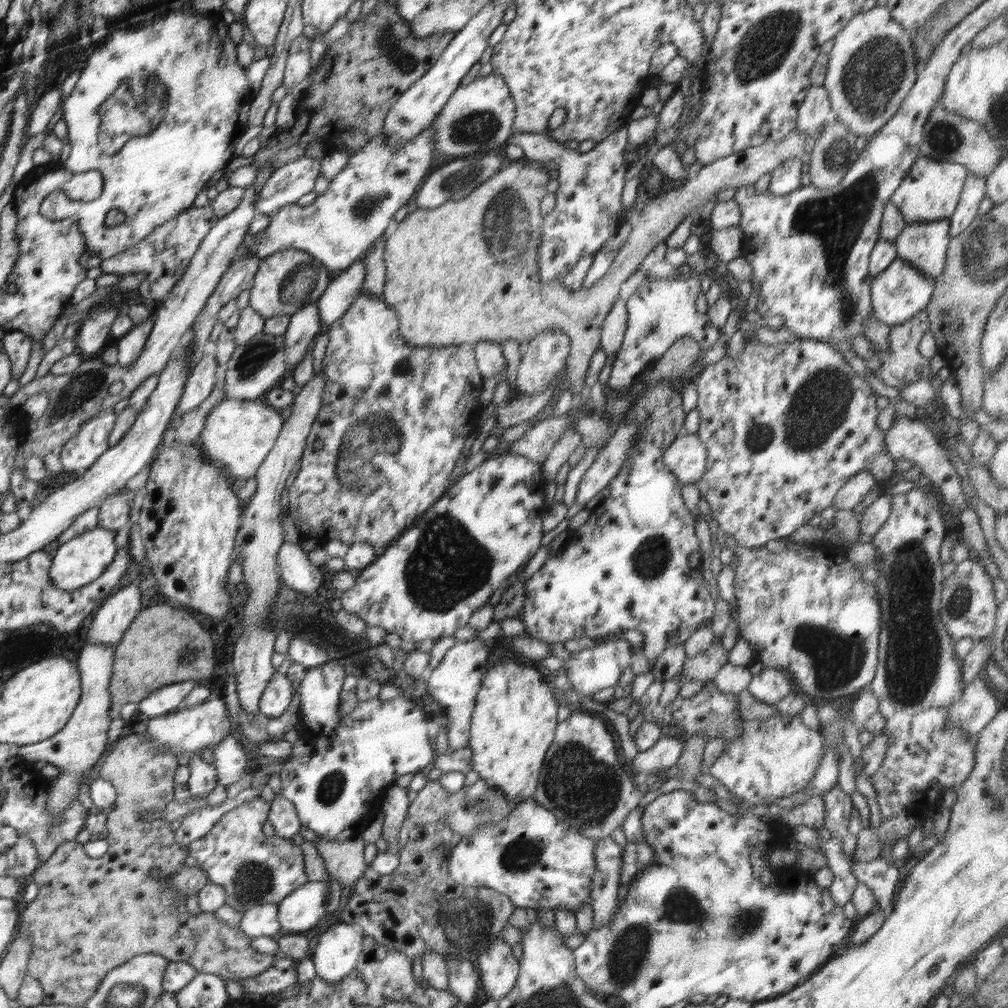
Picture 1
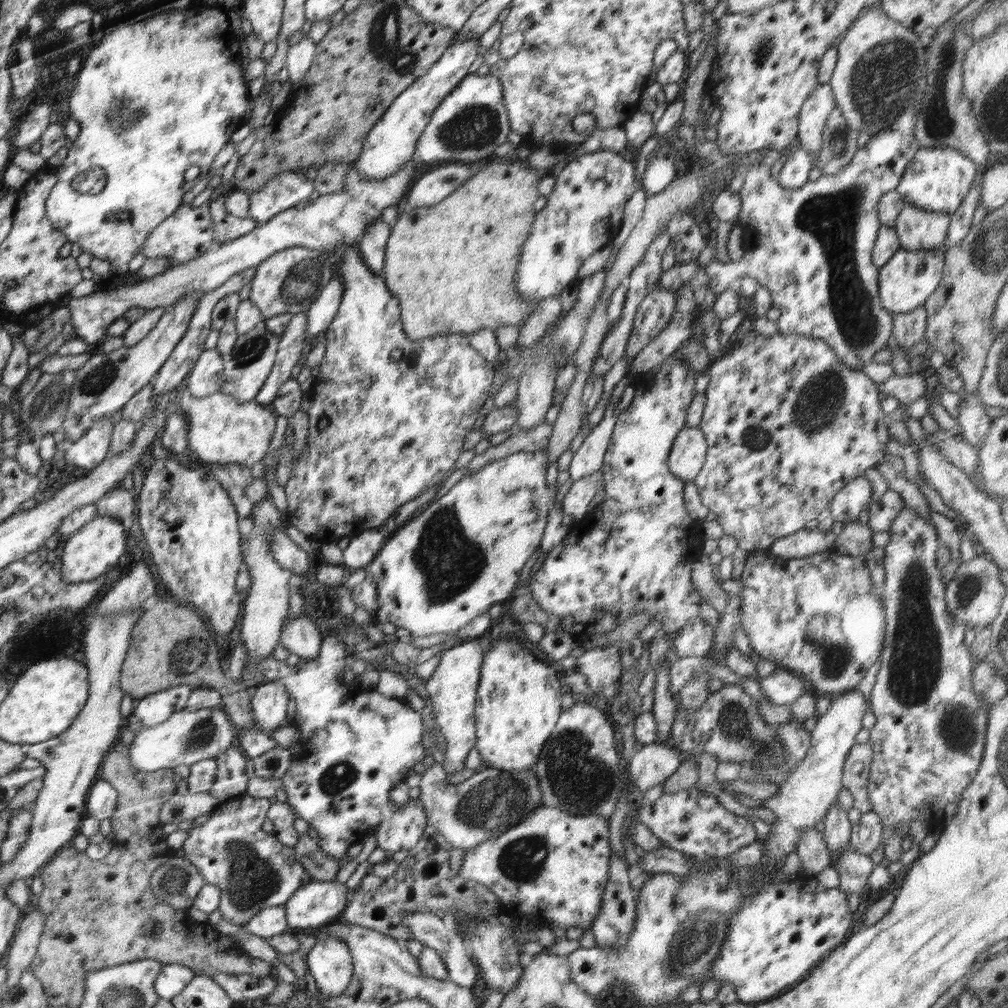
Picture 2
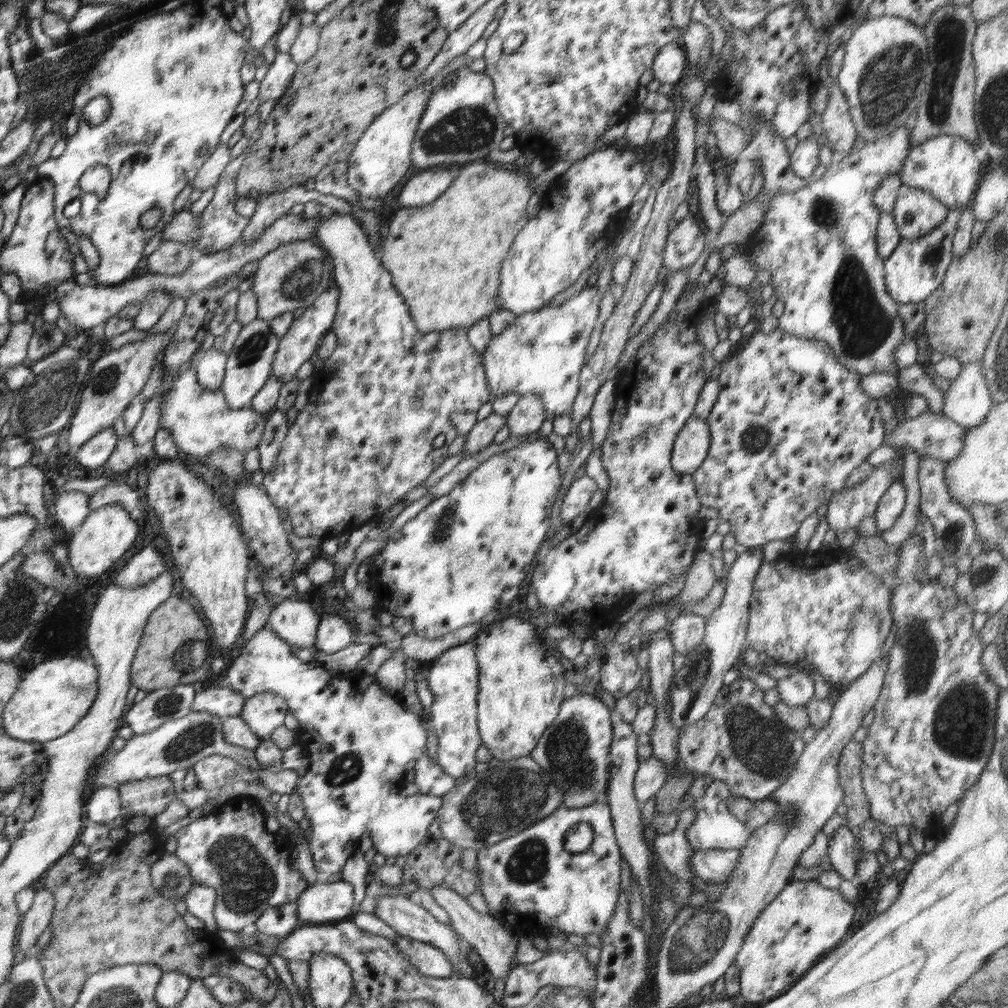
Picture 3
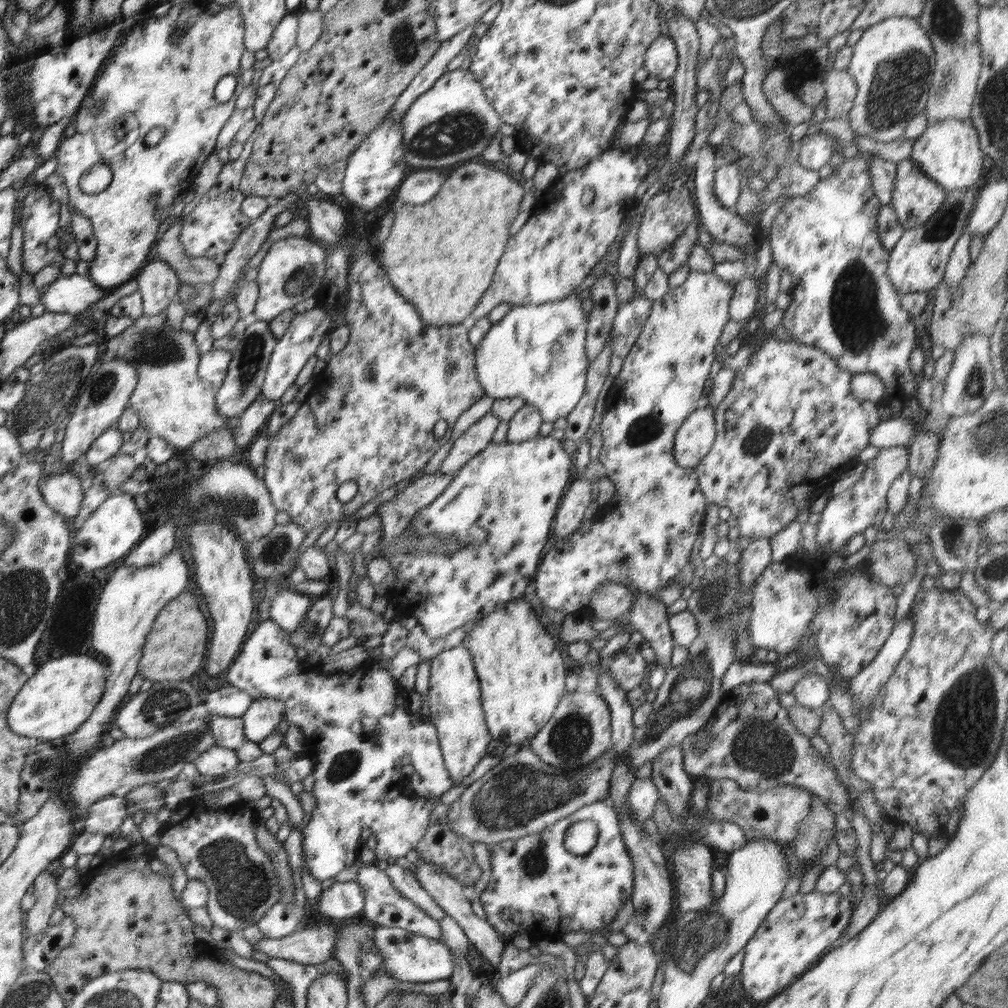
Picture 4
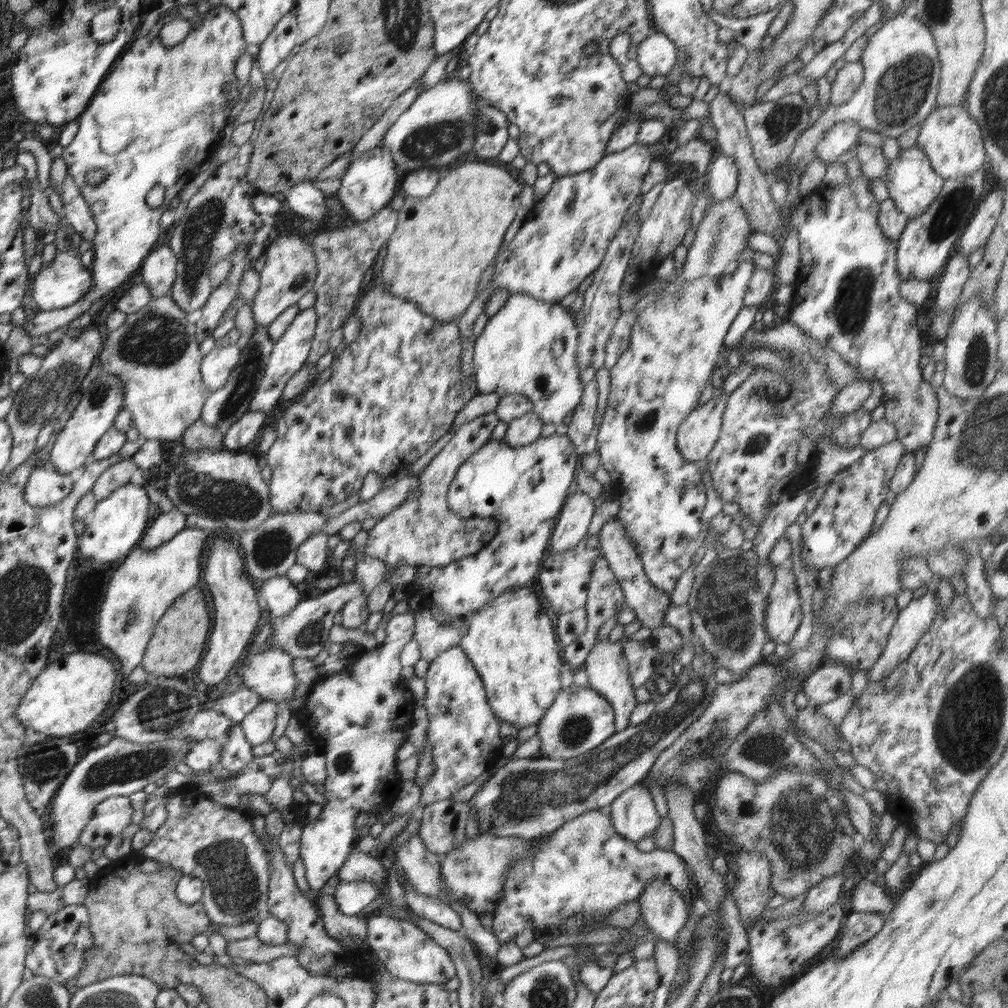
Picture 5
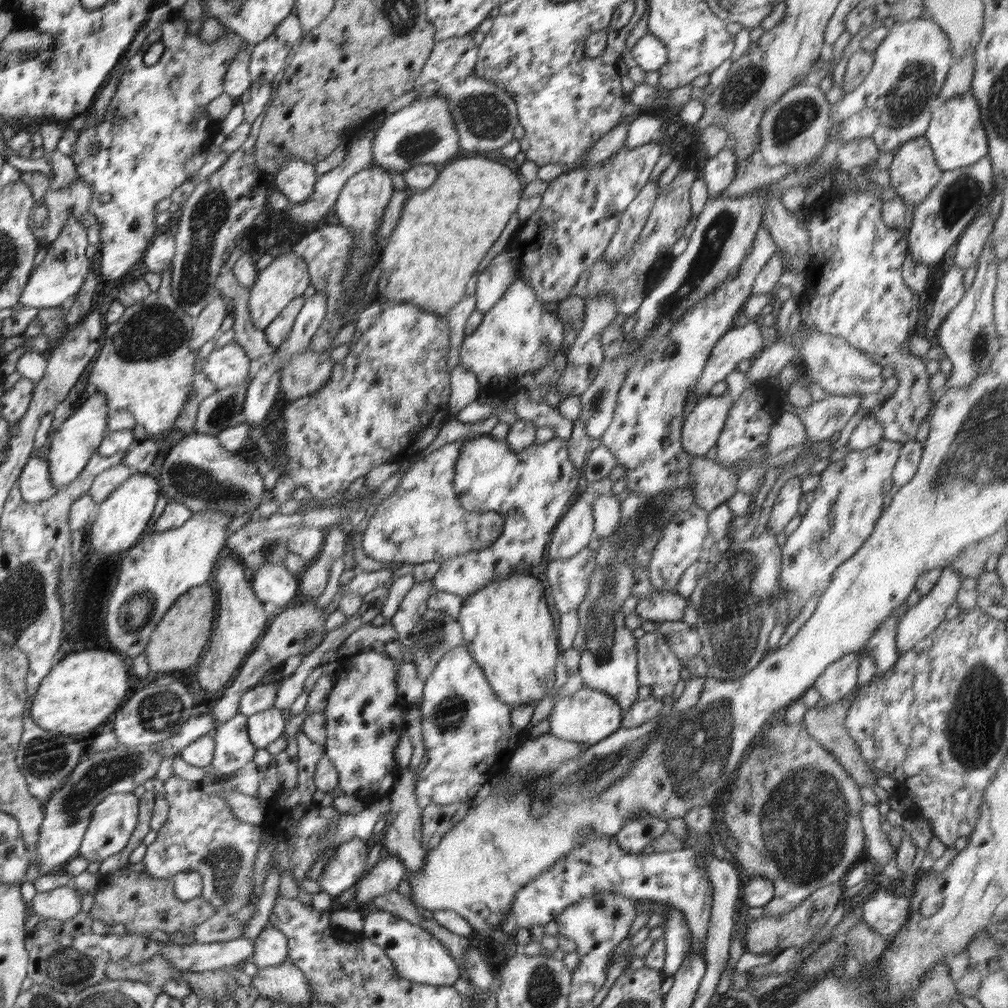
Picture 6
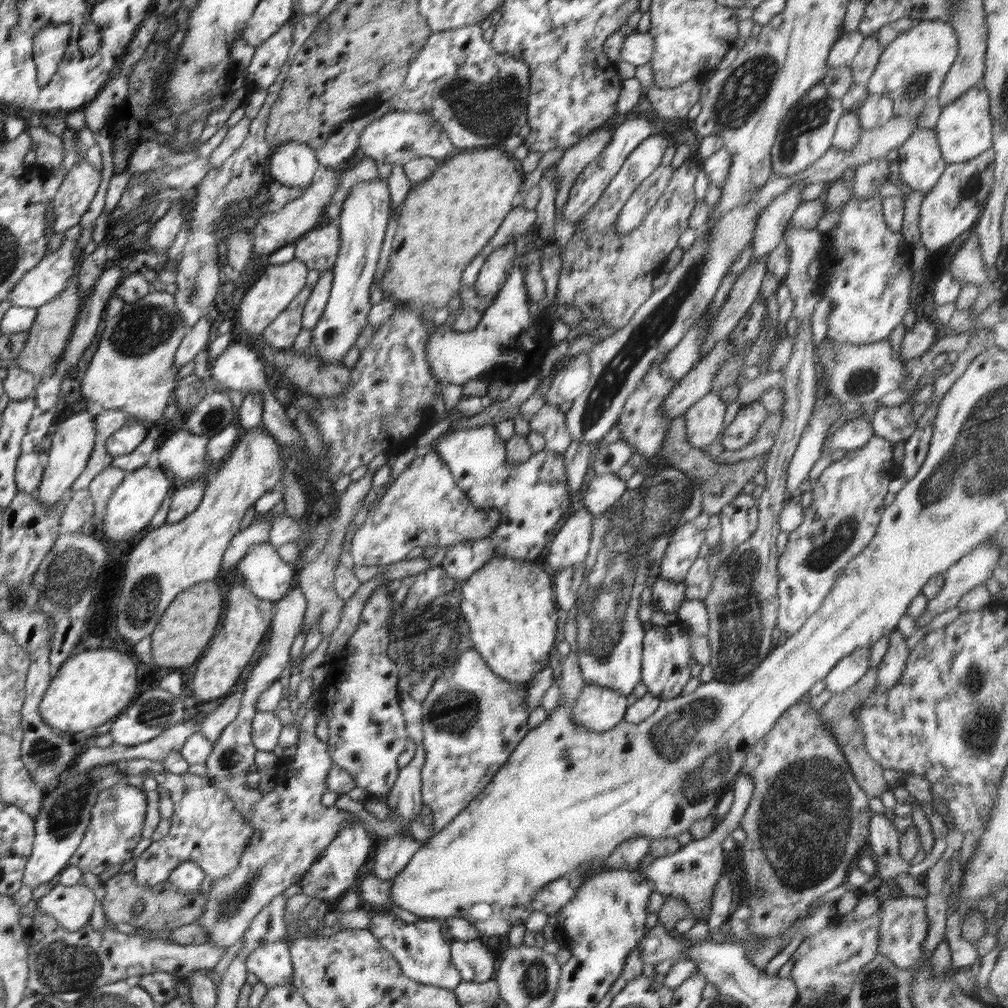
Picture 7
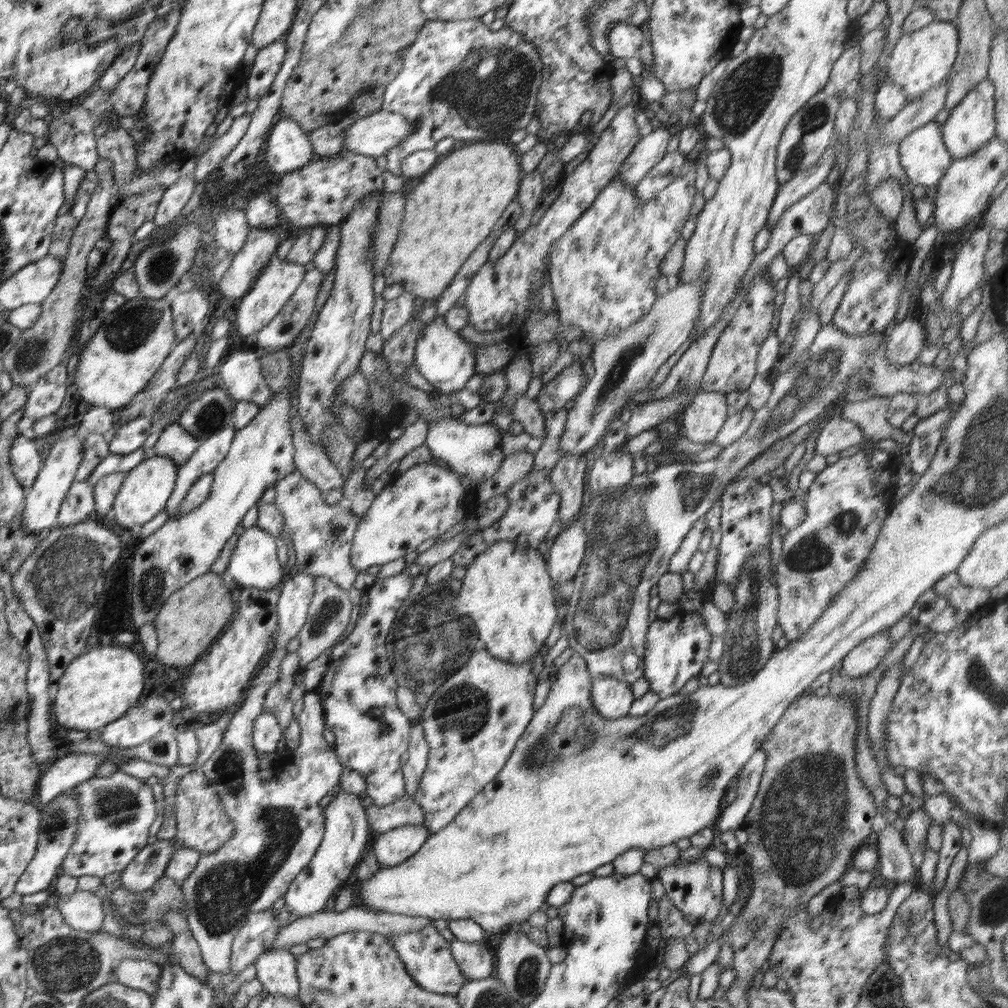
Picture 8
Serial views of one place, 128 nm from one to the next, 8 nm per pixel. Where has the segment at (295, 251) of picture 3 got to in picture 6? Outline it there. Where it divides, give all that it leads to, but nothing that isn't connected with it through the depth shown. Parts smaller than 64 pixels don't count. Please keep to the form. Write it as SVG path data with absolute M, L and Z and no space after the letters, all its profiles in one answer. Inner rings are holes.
M292 250L274 256L272 262L259 271L255 283L249 289L248 308L250 309L252 326L264 331L291 300L303 296L304 290L310 284L308 267L301 256Z

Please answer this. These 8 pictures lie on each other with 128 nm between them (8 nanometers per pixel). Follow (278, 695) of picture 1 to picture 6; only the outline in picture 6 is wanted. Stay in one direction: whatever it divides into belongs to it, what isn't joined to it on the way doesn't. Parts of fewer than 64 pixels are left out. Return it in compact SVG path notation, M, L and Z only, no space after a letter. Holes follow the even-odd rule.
M272 706L257 712L247 718L247 731L249 734L249 744L257 749L267 748L282 733L285 732L285 723L287 720L282 717L283 711Z

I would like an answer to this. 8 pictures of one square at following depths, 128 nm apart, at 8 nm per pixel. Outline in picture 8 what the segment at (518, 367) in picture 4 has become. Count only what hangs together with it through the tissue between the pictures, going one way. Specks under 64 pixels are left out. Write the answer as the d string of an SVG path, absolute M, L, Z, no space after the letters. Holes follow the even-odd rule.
M436 316L419 334L413 364L436 390L442 393L454 393L464 388L468 379L475 373L475 350L459 333L448 328L442 316Z

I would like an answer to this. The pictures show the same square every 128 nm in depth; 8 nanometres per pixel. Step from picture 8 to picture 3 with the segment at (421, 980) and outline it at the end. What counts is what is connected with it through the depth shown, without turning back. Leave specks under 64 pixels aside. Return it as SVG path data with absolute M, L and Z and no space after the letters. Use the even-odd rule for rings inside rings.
M398 937L392 939L392 942L399 948L399 951L410 959L411 965L414 966L415 970L420 974L427 977L446 978L454 976L451 962L446 958L446 955L442 950L428 944L426 942L420 942L418 940L411 939L410 937Z

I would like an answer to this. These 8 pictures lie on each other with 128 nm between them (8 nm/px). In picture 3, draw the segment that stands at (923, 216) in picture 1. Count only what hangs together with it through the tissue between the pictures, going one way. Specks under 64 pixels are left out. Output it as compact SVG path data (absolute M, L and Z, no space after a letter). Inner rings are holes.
M954 134L935 136L909 149L899 177L904 185L927 191L949 209L958 208L973 199L980 178L982 162L974 155L975 149L974 143Z

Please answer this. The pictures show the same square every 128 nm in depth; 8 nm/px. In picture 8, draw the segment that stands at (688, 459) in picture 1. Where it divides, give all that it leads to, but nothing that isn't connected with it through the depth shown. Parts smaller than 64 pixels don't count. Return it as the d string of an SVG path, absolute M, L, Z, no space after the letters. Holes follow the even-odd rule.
M700 390L680 415L684 435L690 442L711 442L725 423L726 395Z

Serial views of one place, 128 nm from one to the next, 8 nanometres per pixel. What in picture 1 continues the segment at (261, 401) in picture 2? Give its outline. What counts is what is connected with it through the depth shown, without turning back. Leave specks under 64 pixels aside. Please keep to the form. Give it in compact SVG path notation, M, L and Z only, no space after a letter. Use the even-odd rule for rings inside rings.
M310 303L295 312L284 333L285 363L288 372L311 351L314 341L323 331L318 305Z

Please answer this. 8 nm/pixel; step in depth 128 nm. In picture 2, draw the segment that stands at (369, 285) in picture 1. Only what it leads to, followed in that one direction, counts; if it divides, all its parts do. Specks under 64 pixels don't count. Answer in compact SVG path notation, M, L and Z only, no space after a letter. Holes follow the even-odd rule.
M381 218L375 220L360 237L359 254L370 272L381 274L385 266L385 246L387 245L391 227Z

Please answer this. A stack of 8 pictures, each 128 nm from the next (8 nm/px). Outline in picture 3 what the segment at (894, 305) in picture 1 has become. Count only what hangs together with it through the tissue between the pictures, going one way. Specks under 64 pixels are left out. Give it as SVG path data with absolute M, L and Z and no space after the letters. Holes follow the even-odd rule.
M963 206L950 208L946 220L926 236L914 240L902 239L884 261L885 285L890 298L897 304L924 301L940 286L953 259L952 241Z

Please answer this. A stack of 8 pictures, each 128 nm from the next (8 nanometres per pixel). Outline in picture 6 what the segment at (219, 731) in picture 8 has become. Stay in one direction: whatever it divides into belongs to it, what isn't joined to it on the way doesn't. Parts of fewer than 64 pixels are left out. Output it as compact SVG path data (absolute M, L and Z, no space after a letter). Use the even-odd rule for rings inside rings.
M394 569L380 570L372 573L358 571L357 575L346 586L342 586L334 594L333 602L330 602L330 606L324 612L320 612L316 607L316 603L307 599L303 600L300 606L296 606L296 608L288 608L288 610L284 608L278 611L275 614L275 619L268 626L268 630L261 636L261 640L256 648L252 649L245 658L246 660L240 668L236 679L228 687L224 688L224 694L221 696L221 699L218 699L215 707L210 710L213 714L216 728L239 713L238 703L241 701L243 694L252 687L259 685L266 672L281 667L290 656L298 654L298 656L303 658L315 650L317 646L320 646L326 635L324 624L328 616L338 609L340 599L346 593L358 593L362 596L369 594L372 590L378 588L378 586L382 586L384 582L388 582L388 579L394 572L396 572Z

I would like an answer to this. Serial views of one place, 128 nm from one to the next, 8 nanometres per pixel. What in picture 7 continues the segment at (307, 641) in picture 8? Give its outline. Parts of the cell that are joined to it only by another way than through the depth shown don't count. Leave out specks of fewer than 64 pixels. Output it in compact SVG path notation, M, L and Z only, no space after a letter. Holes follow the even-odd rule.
M368 470L362 478L357 481L352 481L344 494L340 495L338 507L332 517L332 536L330 536L328 542L326 542L326 550L324 550L312 564L298 568L295 582L300 586L300 589L302 589L302 593L304 593L303 596L307 601L307 608L305 616L303 617L304 624L307 626L306 634L310 627L314 626L318 618L322 618L319 627L322 630L323 636L328 636L328 634L332 634L336 629L340 618L342 617L346 601L340 599L340 597L336 595L336 590L334 589L334 567L336 567L338 557L340 557L340 552L342 552L344 537L348 532L348 526L350 526L350 523L354 520L354 516L356 516L356 513L363 504L366 494L370 492L372 477L376 471L377 470Z

